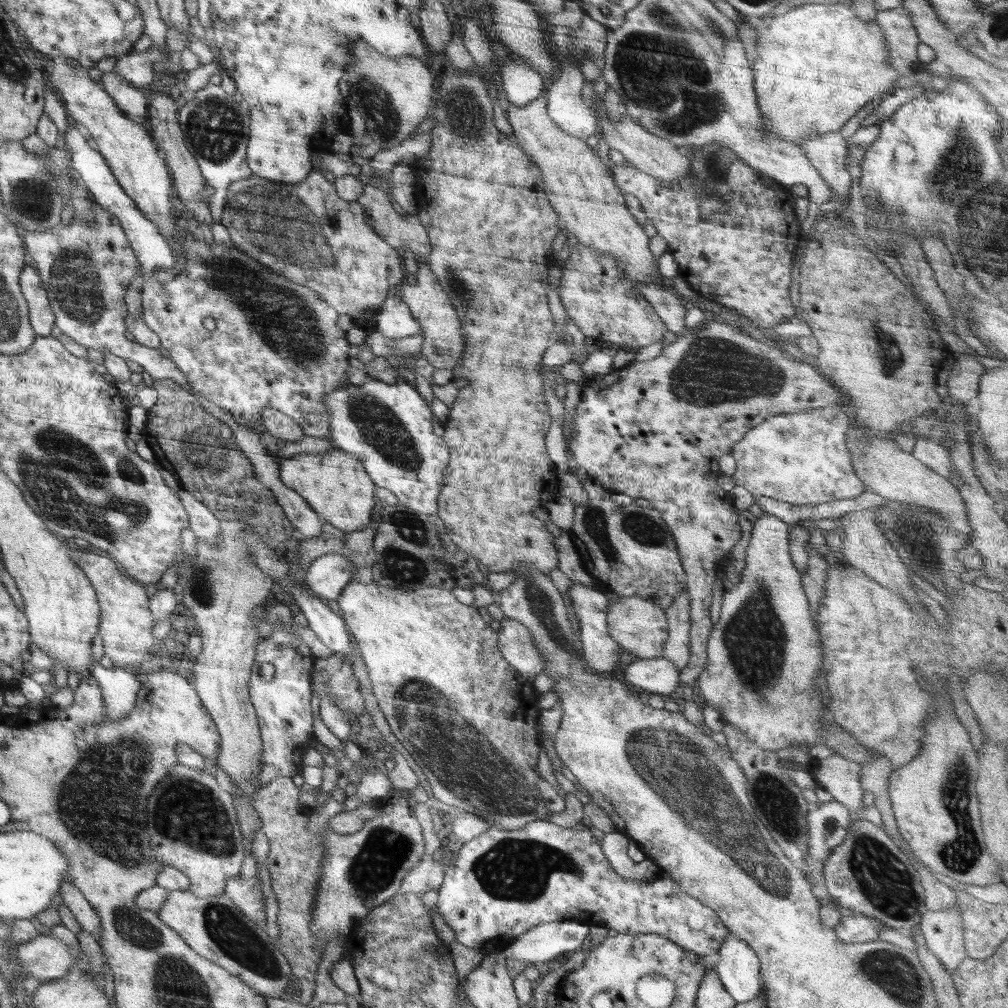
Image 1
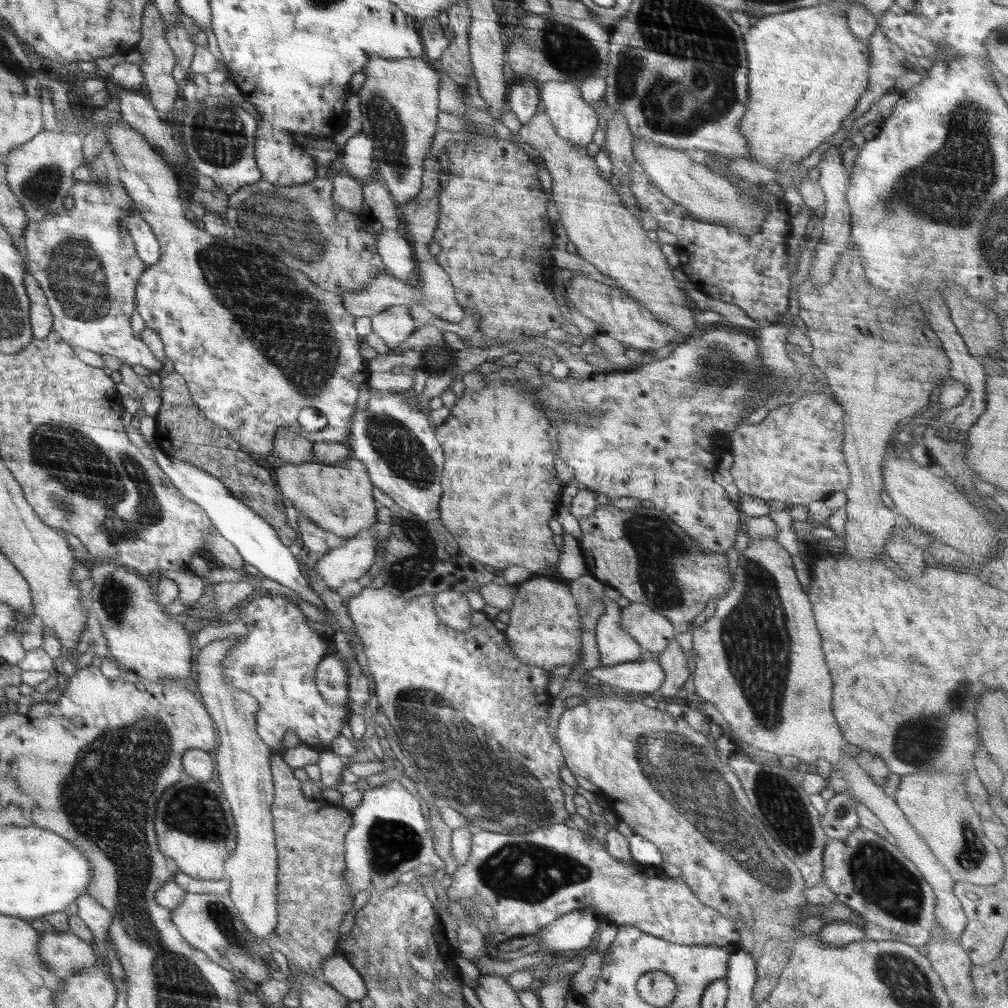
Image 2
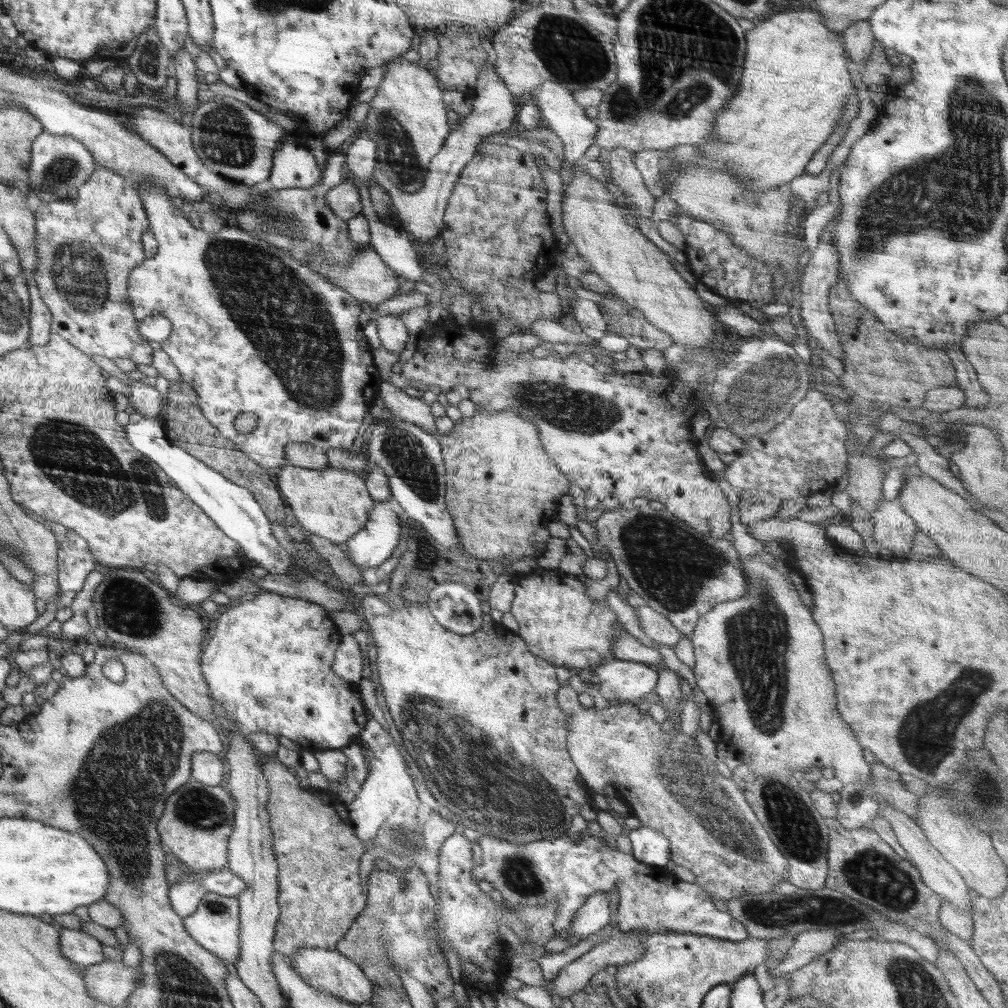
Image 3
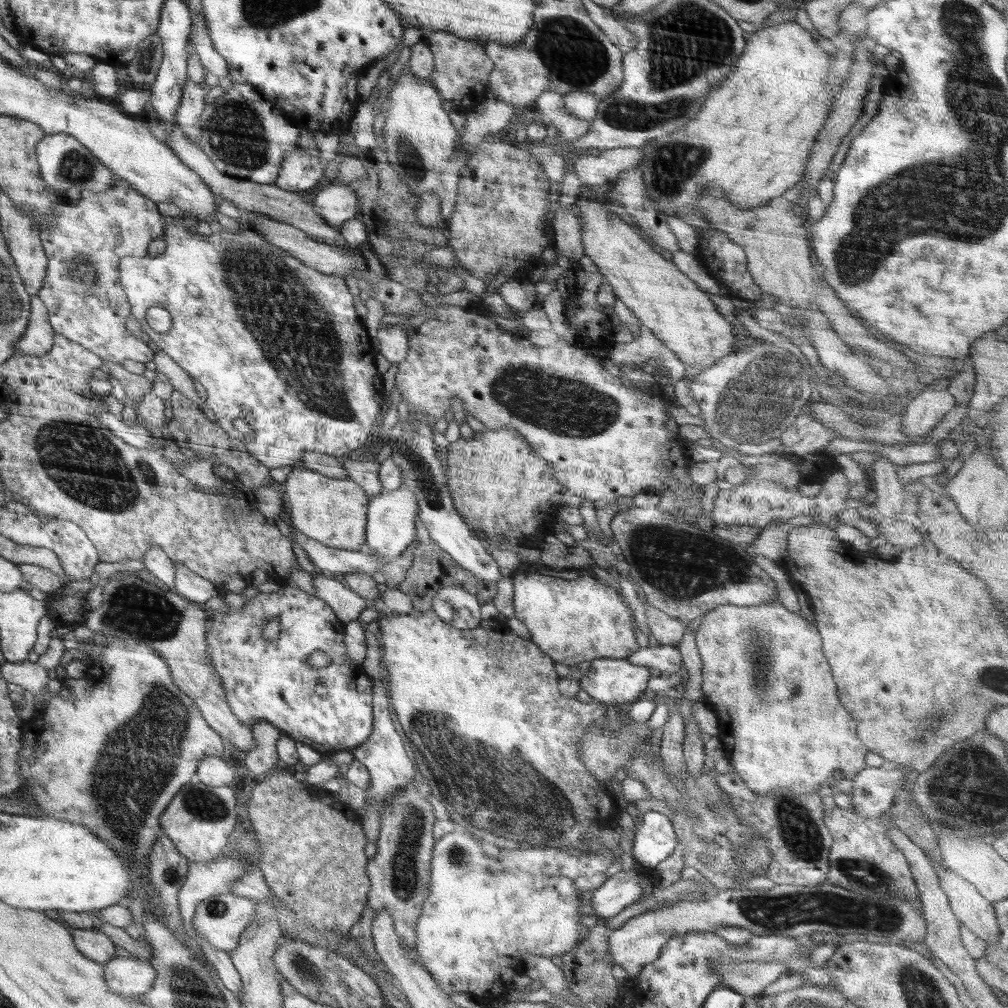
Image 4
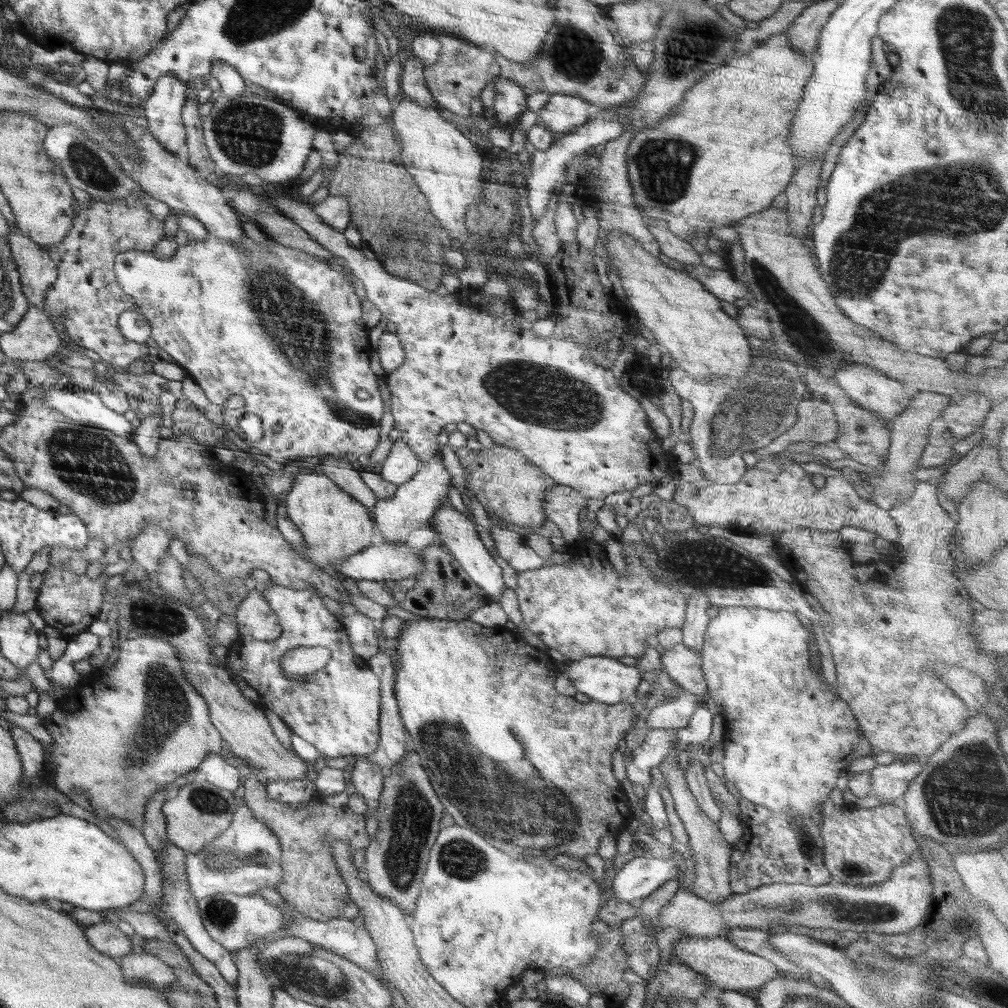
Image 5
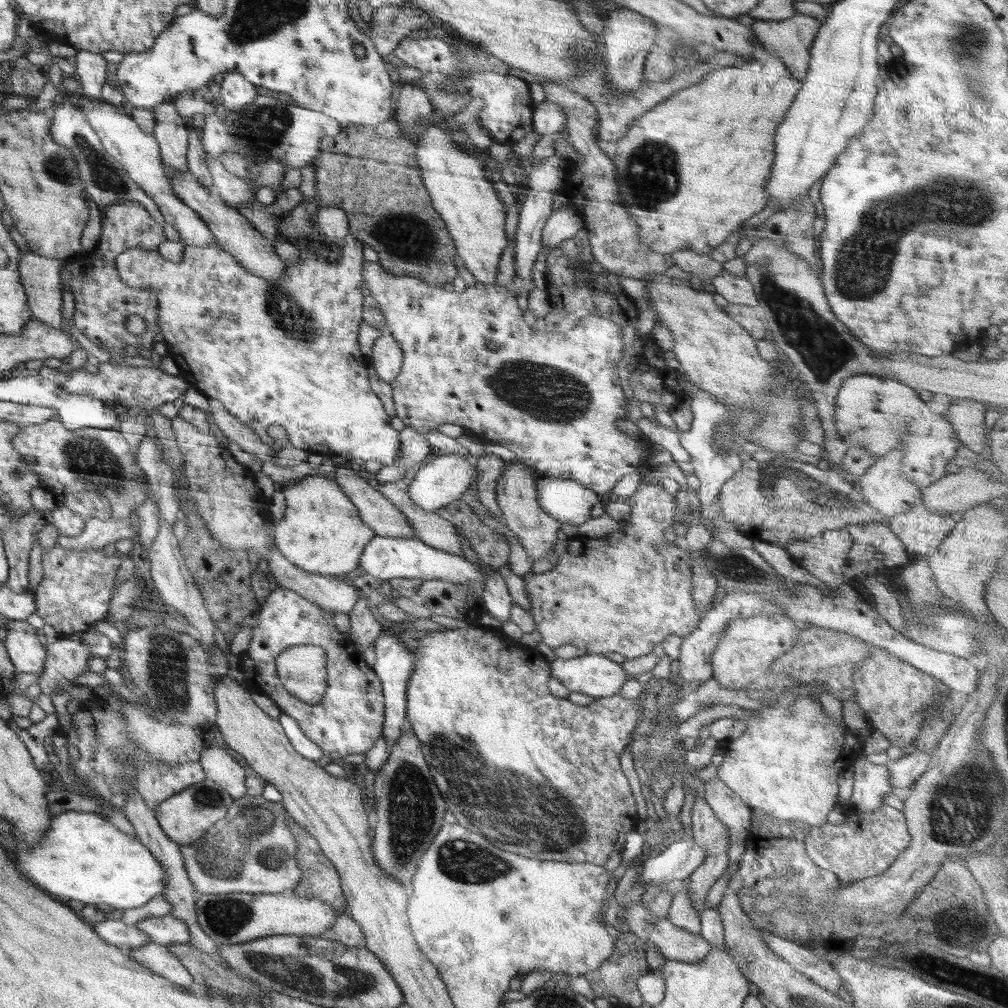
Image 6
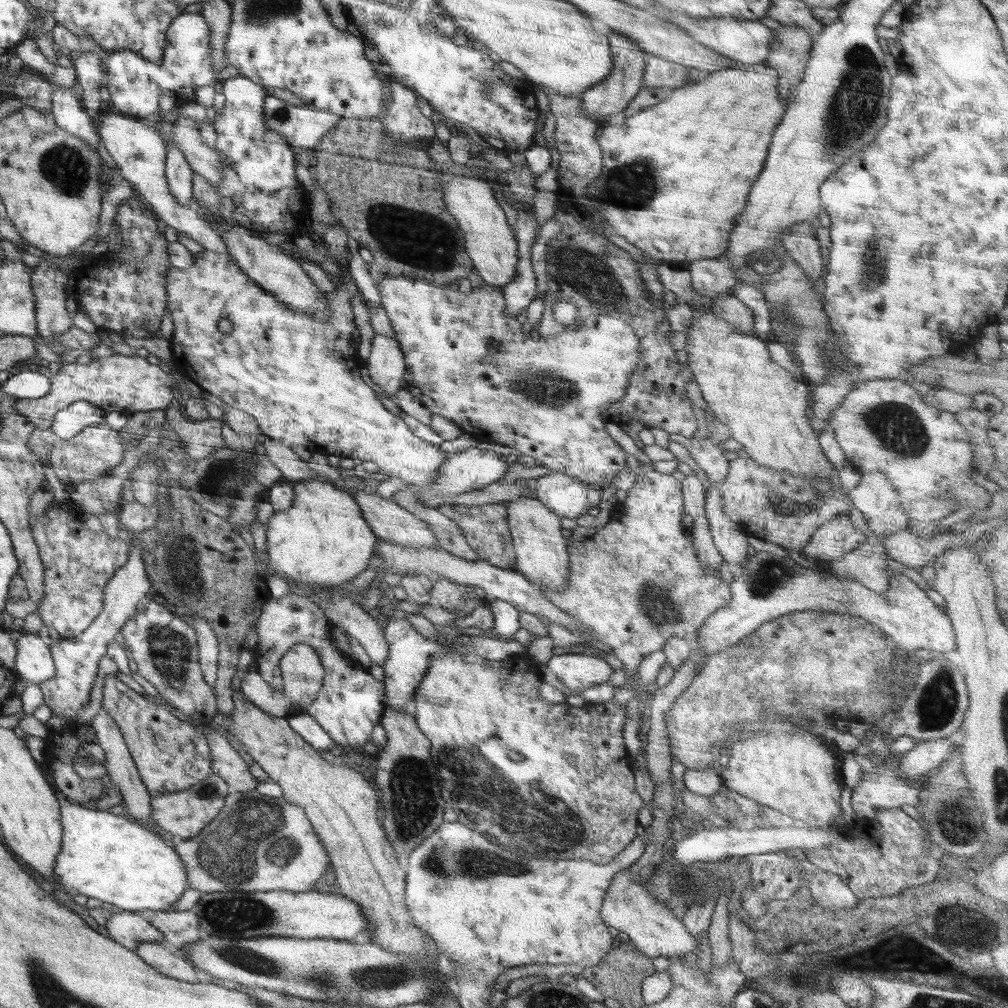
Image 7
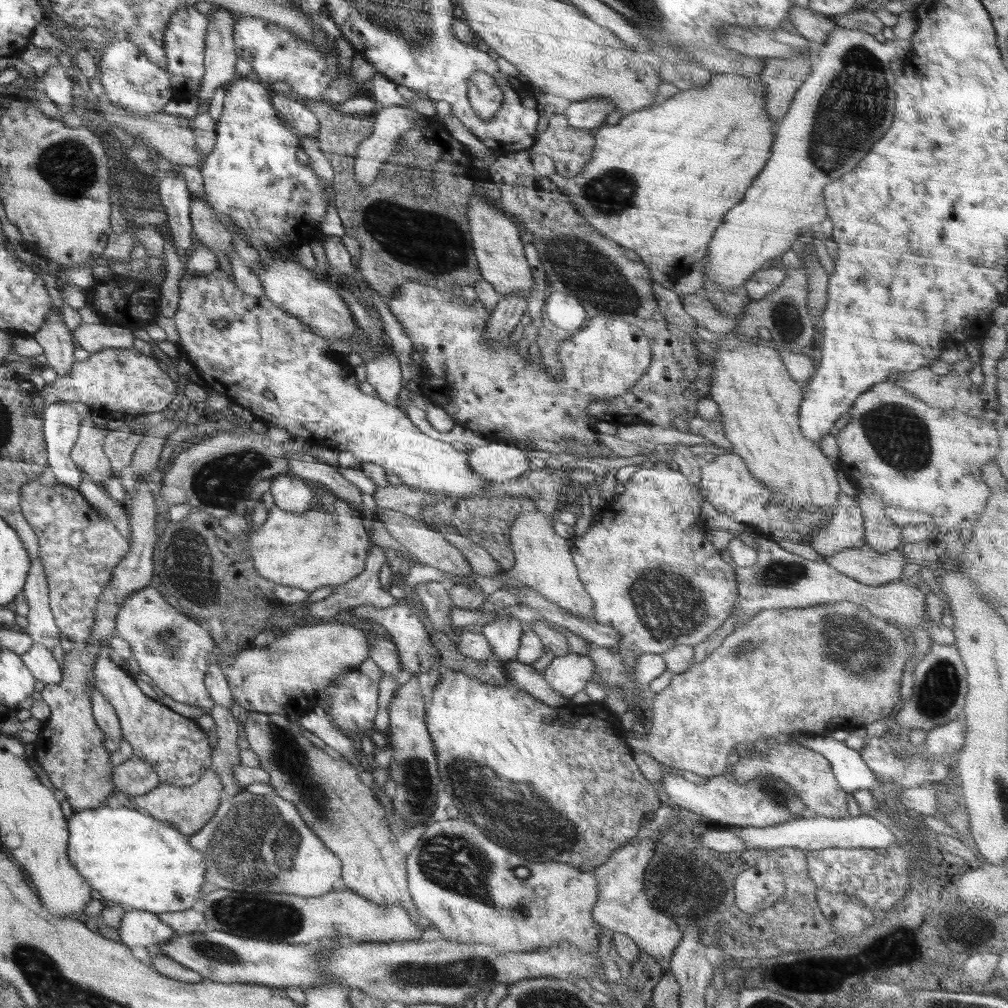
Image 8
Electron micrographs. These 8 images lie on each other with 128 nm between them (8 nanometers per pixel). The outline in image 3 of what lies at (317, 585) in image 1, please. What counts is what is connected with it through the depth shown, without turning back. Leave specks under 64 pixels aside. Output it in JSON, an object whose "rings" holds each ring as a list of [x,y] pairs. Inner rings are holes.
{"rings":[[[380,502],[368,513],[368,523],[347,541],[347,557],[360,571],[379,567],[400,540],[402,521],[391,509],[394,502]]]}

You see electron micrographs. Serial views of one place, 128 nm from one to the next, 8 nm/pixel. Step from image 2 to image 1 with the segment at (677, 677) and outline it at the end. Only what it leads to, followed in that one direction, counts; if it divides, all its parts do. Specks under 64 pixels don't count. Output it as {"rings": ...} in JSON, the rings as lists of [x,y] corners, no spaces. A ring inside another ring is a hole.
{"rings":[[[687,590],[678,594],[672,606],[665,610],[668,623],[668,638],[663,646],[663,656],[676,665],[679,672],[688,664],[691,650],[689,632],[691,600]]]}

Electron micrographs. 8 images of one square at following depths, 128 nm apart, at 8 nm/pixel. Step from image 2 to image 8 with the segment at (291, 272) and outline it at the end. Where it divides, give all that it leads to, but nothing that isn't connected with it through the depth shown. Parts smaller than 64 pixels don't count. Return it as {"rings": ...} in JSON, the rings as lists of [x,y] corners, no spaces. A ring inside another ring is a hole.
{"rings":[[[220,267],[204,276],[194,276],[186,271],[180,279],[179,291],[179,305],[173,316],[180,336],[176,343],[179,354],[191,360],[205,387],[249,410],[262,424],[285,428],[293,438],[326,446],[338,454],[351,452],[363,464],[376,464],[394,481],[410,487],[444,492],[450,497],[464,497],[464,494],[482,494],[496,484],[494,480],[480,477],[470,469],[468,454],[462,447],[420,432],[401,405],[386,404],[378,397],[360,391],[354,367],[344,360],[343,354],[336,354],[331,349],[331,341],[318,336],[310,326],[284,312],[270,299],[242,292],[235,283],[233,273],[227,274]],[[214,320],[226,320],[230,326],[216,329]]]}

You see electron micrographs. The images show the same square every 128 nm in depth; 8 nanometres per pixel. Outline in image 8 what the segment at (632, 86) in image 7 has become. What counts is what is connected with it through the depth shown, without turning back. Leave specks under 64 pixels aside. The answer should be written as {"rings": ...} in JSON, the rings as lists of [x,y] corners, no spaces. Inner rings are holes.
{"rings":[[[592,97],[581,101],[572,101],[564,111],[566,122],[570,128],[600,128],[606,123],[606,117],[616,111],[614,103],[602,97]]]}

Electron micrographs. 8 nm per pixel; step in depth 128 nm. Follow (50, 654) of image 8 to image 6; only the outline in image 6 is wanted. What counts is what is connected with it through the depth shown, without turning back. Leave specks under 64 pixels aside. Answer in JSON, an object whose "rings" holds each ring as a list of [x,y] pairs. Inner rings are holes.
{"rings":[[[6,620],[7,634],[4,642],[9,659],[16,673],[40,673],[45,671],[48,645],[38,636],[30,620]]]}

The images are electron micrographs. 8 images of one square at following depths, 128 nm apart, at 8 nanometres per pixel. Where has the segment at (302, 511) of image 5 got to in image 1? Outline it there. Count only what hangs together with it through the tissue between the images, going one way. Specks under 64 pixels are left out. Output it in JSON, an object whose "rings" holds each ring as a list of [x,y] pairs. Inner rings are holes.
{"rings":[[[332,449],[326,454],[298,454],[281,463],[279,476],[282,484],[302,496],[308,505],[320,514],[324,521],[346,534],[364,530],[373,520],[372,509],[375,508],[377,499],[374,490],[377,488],[370,476],[366,473],[363,463],[358,457],[340,449]]]}

